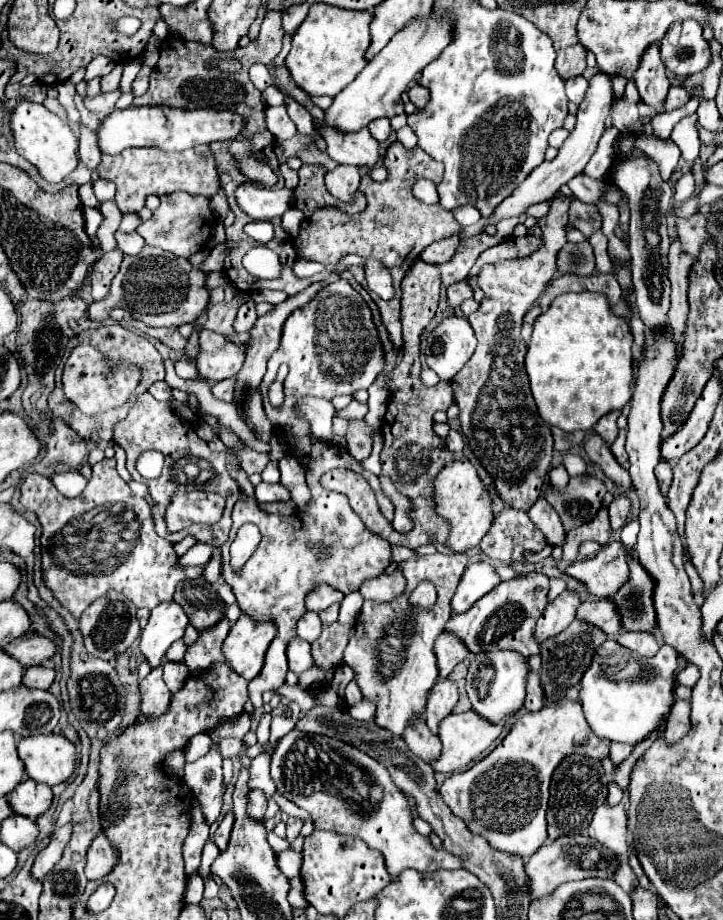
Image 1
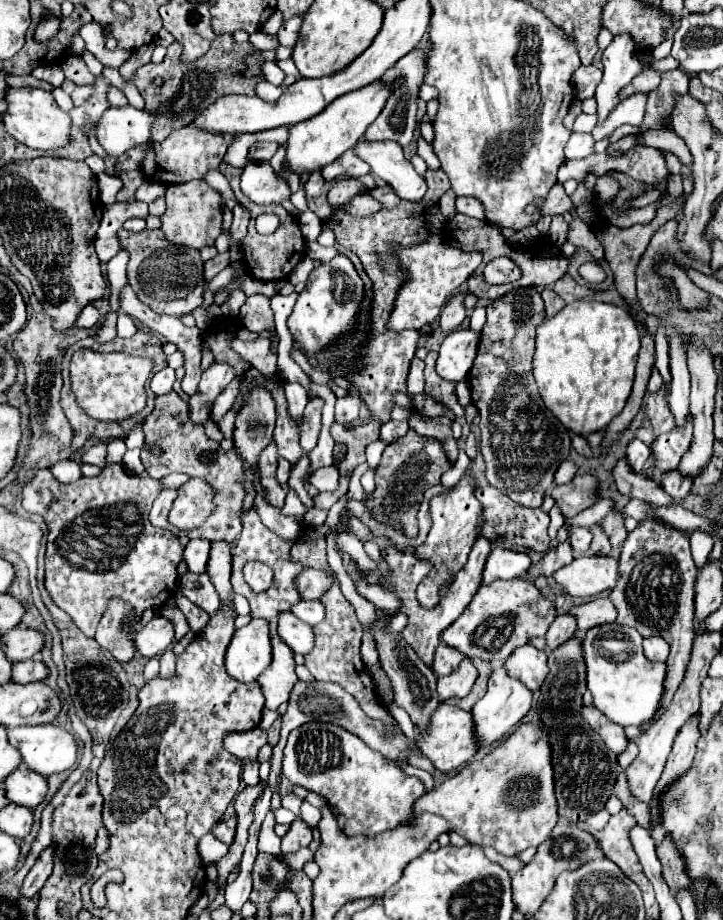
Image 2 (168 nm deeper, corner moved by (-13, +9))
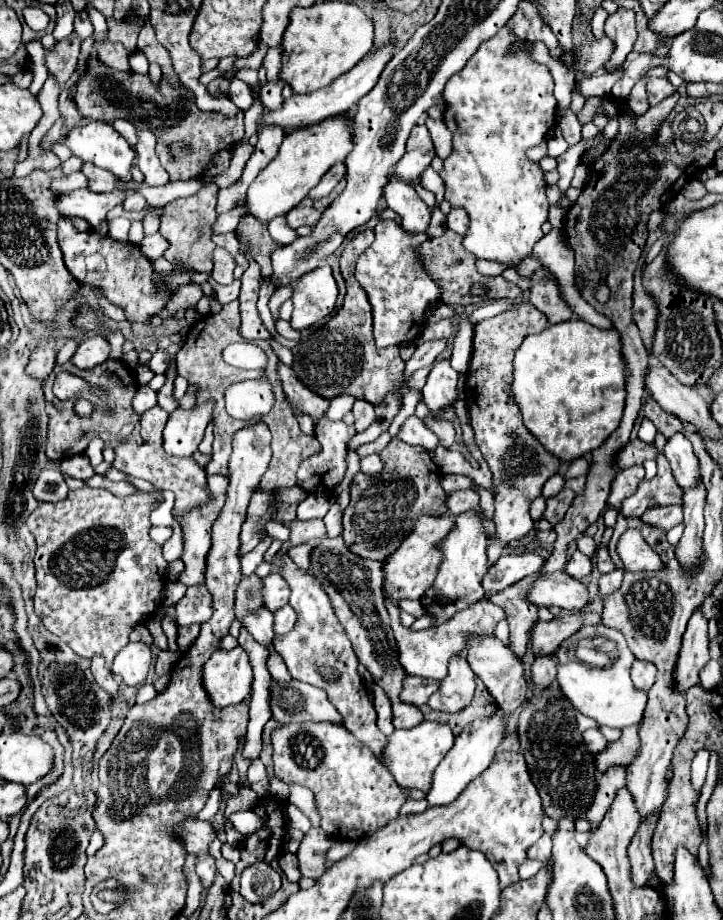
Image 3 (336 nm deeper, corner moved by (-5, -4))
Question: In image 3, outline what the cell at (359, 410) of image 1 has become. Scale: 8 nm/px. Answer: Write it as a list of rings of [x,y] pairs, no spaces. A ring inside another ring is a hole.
[[[320,419],[316,423],[316,439],[322,445],[322,451],[304,459],[298,469],[298,485],[304,491],[330,493],[346,471],[346,441],[354,435],[354,427],[344,421]]]

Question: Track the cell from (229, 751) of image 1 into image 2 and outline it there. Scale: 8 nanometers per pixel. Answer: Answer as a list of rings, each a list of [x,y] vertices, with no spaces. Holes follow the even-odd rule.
[[[254,728],[248,732],[228,734],[226,736],[226,750],[230,750],[230,754],[238,756],[240,760],[254,760],[266,742],[268,742],[266,732],[260,728]]]

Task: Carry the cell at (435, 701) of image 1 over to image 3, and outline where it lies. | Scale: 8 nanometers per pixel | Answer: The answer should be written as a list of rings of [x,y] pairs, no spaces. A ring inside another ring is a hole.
[[[452,657],[448,675],[442,679],[440,689],[428,699],[430,709],[456,713],[470,705],[474,695],[474,671],[464,657]]]

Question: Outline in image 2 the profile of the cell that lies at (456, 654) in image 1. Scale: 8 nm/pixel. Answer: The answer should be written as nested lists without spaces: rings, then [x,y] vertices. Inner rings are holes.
[[[440,644],[430,668],[436,676],[448,676],[450,672],[454,672],[458,668],[458,662],[462,662],[462,656],[464,654],[458,654],[458,650],[448,650],[446,646]]]

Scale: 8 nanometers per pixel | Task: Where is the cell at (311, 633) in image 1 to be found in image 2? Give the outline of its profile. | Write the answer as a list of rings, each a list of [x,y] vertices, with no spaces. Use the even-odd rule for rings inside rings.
[[[298,600],[290,608],[290,612],[310,626],[322,622],[322,618],[324,618],[324,606],[318,600]]]

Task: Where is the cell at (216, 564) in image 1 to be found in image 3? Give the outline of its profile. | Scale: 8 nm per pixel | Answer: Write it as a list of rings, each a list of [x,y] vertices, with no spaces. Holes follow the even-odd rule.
[[[212,475],[207,478],[208,488],[212,493],[212,501],[190,511],[182,517],[180,525],[184,531],[184,555],[182,561],[186,569],[180,575],[180,583],[184,585],[198,585],[204,583],[202,575],[206,573],[206,555],[210,551],[210,531],[212,523],[216,521],[222,505],[228,481],[222,475]]]

